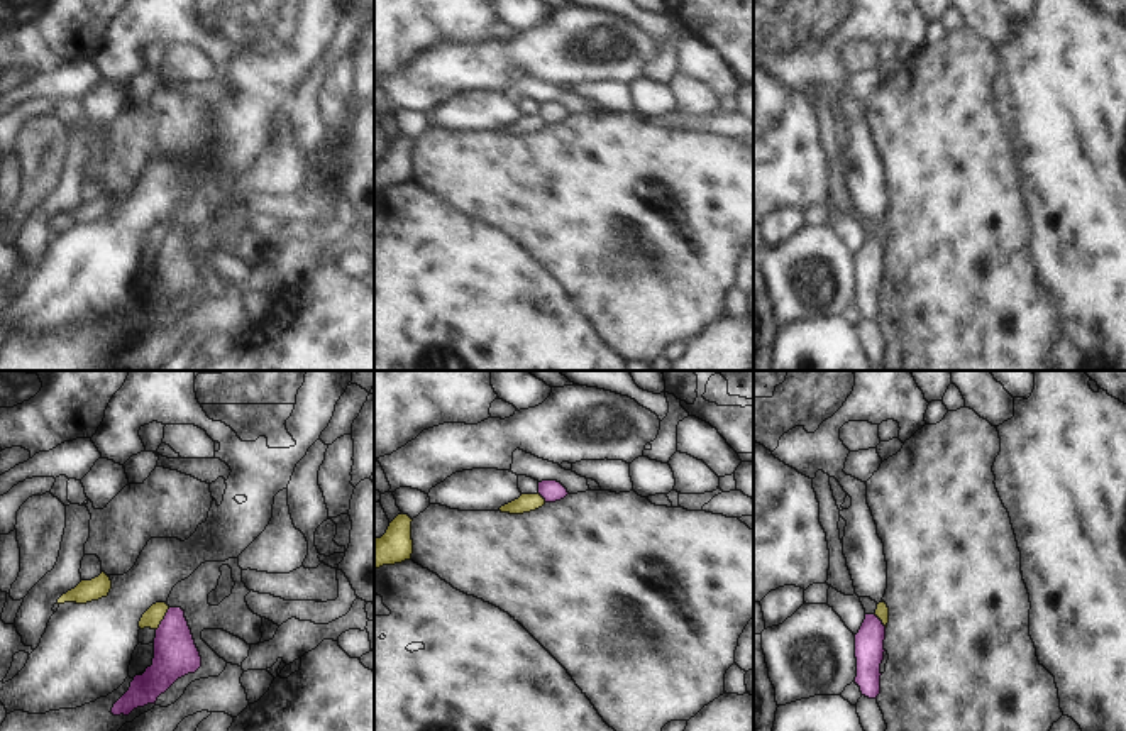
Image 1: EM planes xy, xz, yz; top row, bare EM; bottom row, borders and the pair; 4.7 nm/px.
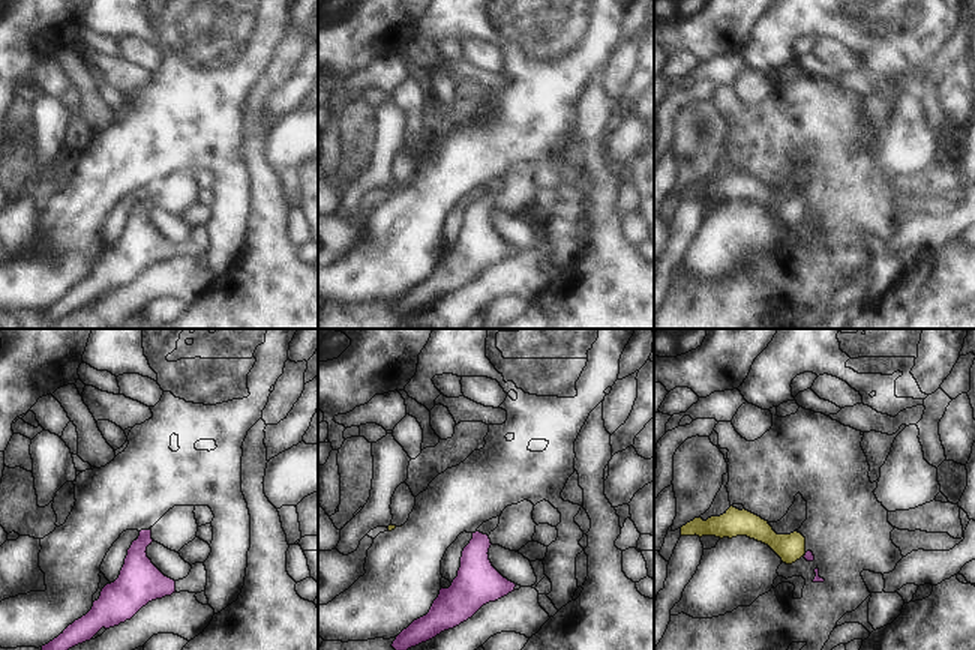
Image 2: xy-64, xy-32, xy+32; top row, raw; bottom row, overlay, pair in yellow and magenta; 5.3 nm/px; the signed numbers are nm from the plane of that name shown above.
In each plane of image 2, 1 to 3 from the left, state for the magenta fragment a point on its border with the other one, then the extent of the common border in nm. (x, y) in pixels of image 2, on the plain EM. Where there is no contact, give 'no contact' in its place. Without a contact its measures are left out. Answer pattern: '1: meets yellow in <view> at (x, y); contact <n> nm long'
1: no contact
2: no contact
3: no contact

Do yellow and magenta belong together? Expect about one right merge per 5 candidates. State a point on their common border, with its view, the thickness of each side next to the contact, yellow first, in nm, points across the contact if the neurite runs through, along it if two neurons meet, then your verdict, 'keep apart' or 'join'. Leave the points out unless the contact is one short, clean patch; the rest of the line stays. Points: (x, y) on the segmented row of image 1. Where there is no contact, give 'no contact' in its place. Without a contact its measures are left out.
meets yellow in xy at (163, 618); 90 nm thick on the yellow side, 200 nm on the other; border along xy (170, 608), (156, 630); keep apart

